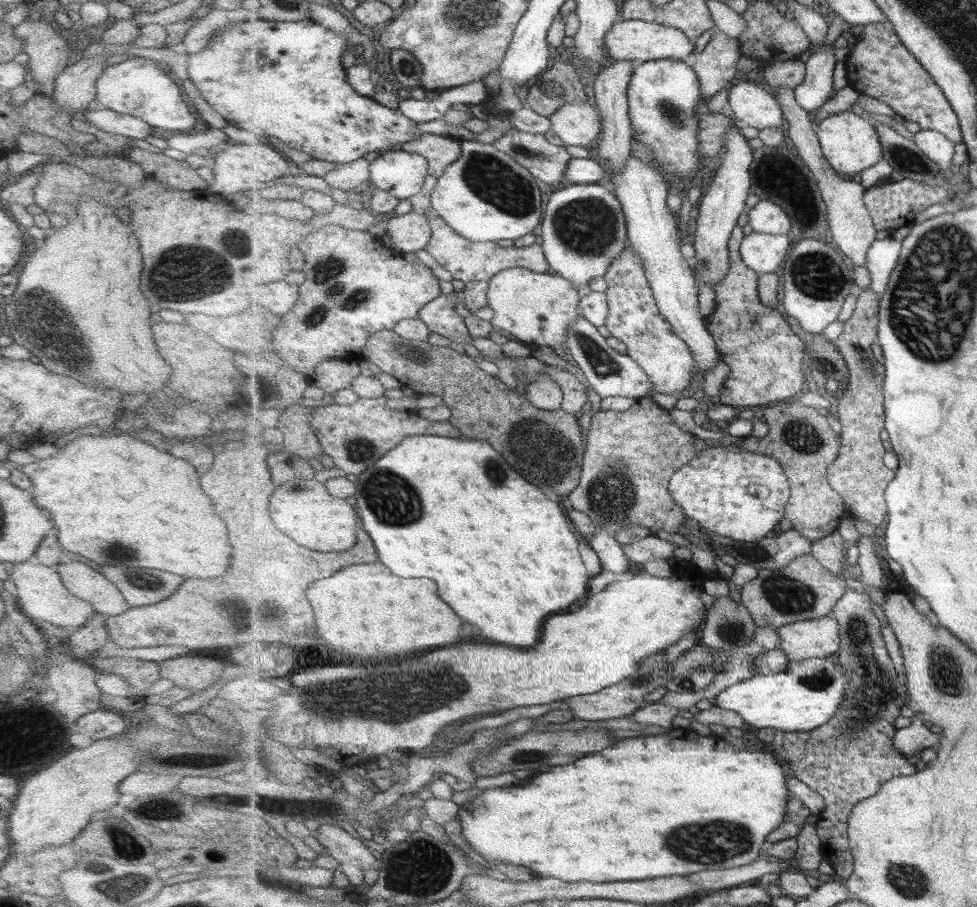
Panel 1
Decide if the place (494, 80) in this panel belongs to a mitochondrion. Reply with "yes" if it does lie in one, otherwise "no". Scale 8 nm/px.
no

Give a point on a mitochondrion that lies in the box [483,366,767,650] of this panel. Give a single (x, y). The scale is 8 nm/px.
(611, 496)

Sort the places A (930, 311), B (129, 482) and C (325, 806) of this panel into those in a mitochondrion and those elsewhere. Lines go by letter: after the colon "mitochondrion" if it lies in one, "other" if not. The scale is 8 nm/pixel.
A: mitochondrion
B: other
C: mitochondrion

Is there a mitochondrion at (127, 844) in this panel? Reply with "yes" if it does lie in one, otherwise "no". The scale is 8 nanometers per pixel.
yes

